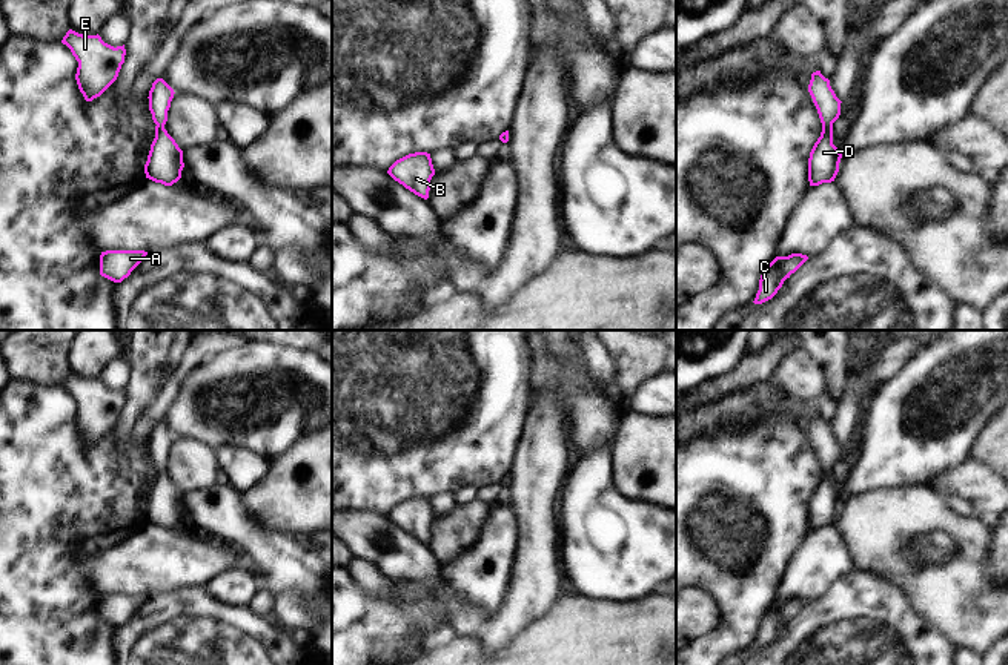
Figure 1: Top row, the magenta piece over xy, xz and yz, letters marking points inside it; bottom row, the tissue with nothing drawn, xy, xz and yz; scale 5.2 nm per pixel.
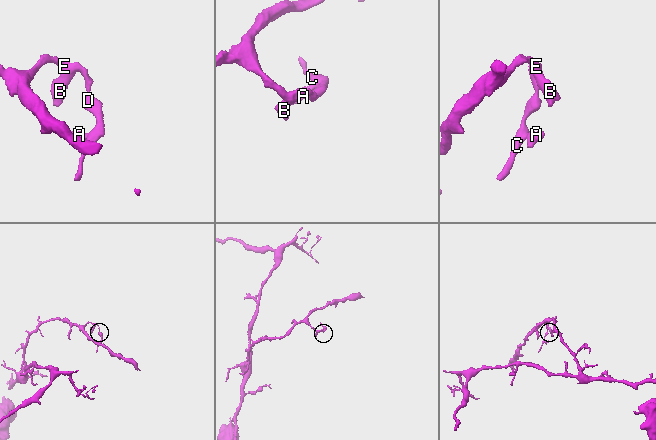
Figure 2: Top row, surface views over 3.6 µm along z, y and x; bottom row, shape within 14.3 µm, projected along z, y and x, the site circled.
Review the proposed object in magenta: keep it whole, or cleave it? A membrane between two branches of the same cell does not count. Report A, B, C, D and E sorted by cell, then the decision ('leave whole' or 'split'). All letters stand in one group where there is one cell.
A B C D E | leave whole

